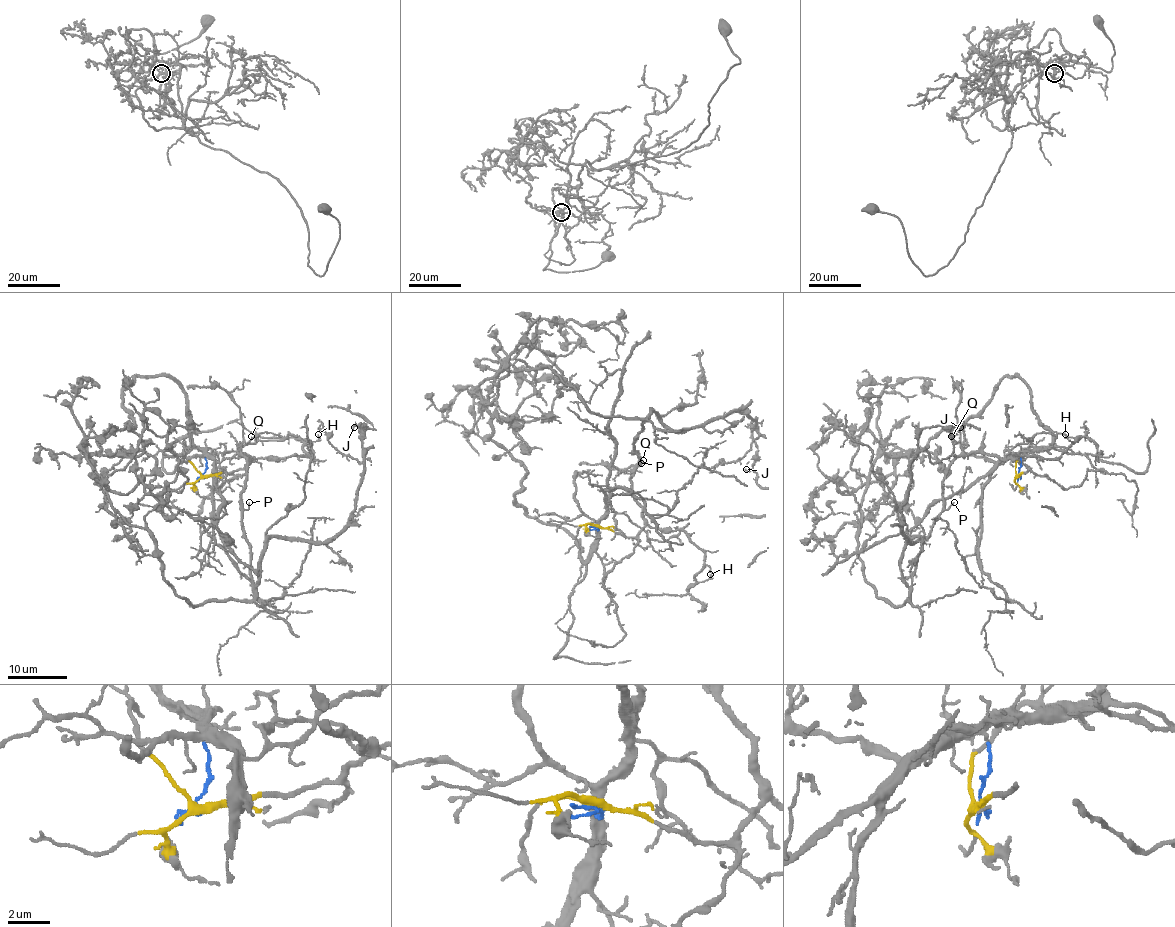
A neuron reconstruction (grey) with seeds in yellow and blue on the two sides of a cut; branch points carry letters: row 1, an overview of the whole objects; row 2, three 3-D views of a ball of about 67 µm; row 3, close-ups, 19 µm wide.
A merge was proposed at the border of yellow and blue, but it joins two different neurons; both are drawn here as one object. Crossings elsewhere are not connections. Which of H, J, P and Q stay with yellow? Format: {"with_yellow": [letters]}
{"with_yellow": ["H", "J", "P", "Q"]}

